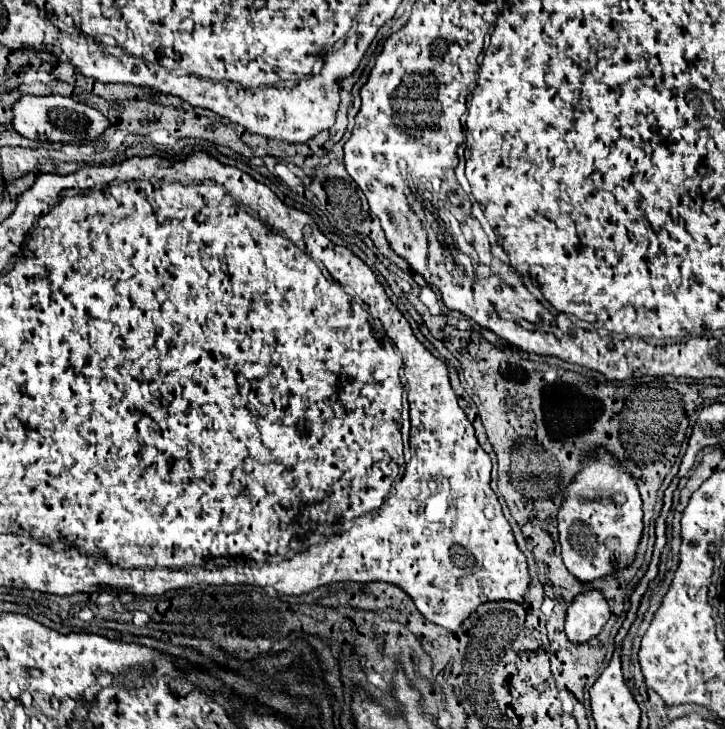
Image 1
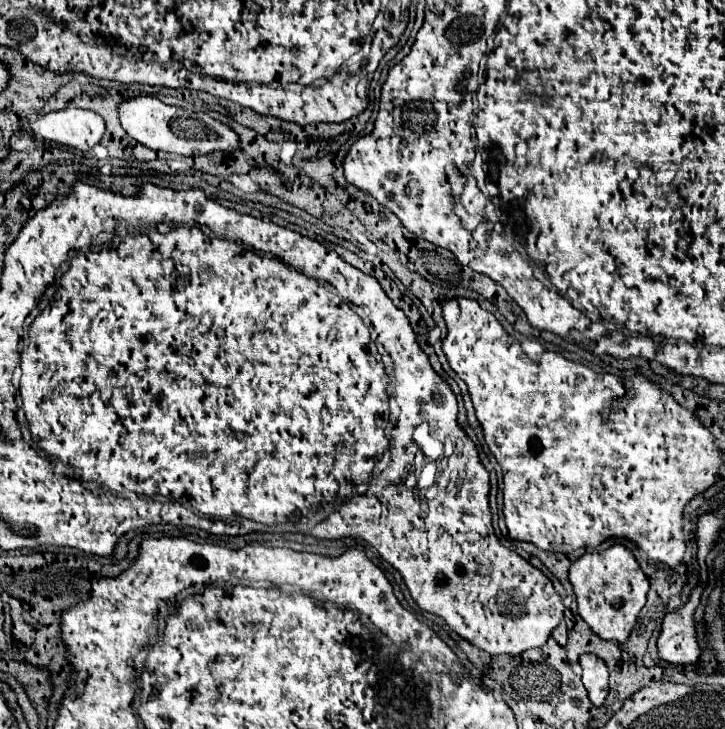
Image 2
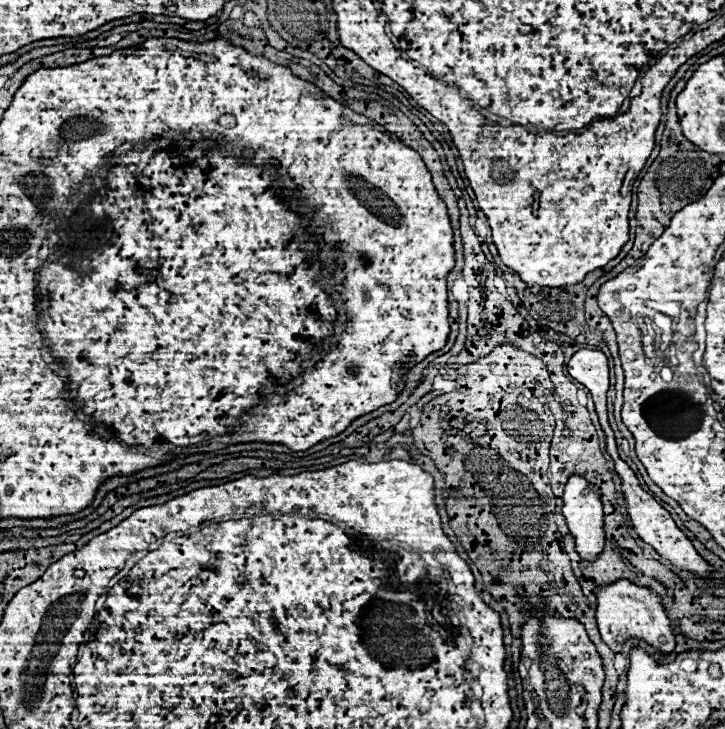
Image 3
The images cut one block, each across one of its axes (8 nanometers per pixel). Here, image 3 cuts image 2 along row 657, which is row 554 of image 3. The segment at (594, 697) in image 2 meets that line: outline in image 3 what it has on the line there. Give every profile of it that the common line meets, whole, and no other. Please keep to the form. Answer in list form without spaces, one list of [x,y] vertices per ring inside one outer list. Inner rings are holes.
[[[572,474],[566,482],[562,500],[562,514],[576,538],[576,552],[586,560],[594,560],[604,548],[600,496],[582,474]]]

